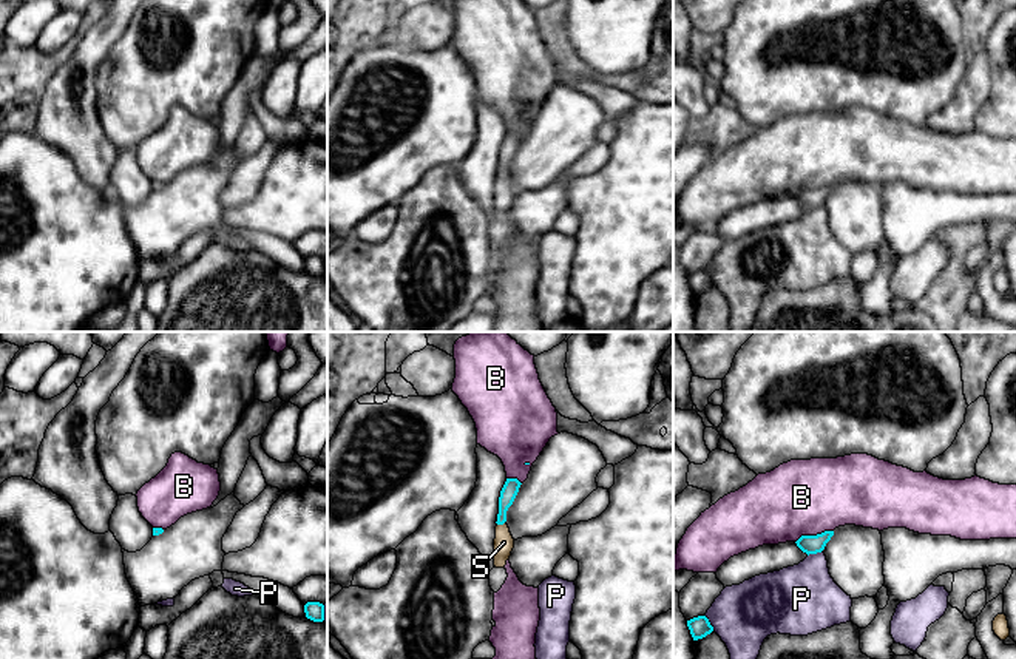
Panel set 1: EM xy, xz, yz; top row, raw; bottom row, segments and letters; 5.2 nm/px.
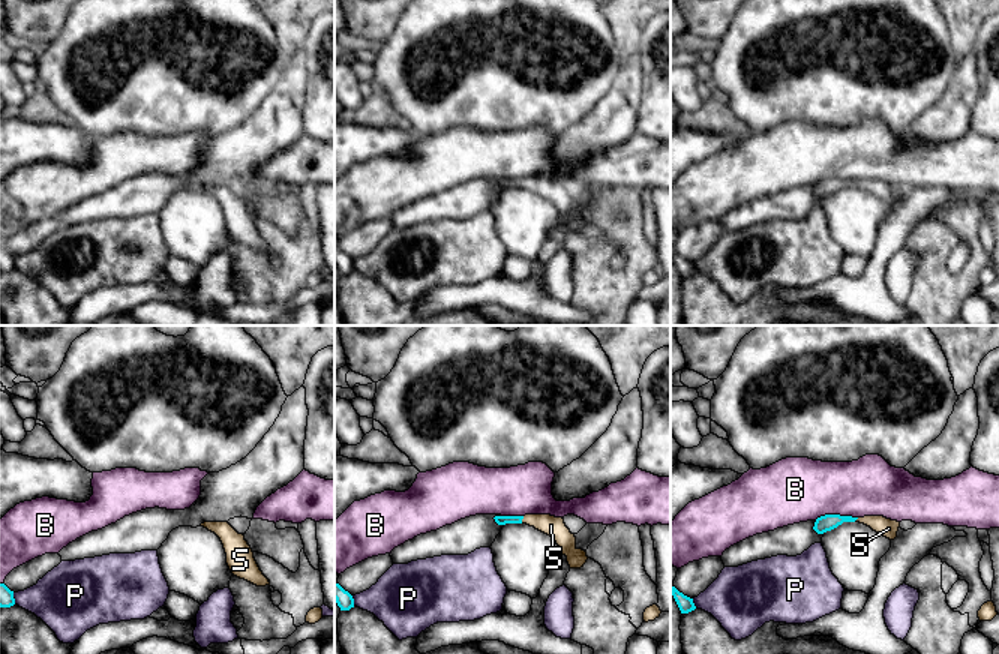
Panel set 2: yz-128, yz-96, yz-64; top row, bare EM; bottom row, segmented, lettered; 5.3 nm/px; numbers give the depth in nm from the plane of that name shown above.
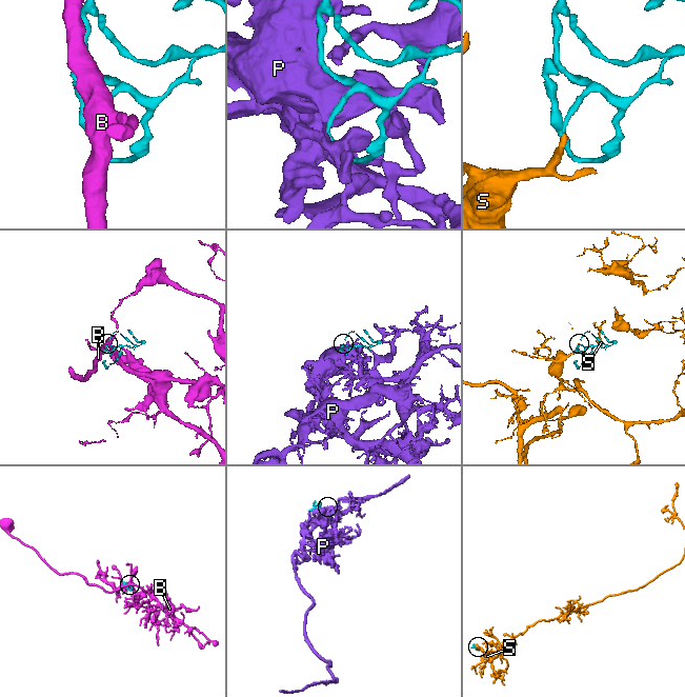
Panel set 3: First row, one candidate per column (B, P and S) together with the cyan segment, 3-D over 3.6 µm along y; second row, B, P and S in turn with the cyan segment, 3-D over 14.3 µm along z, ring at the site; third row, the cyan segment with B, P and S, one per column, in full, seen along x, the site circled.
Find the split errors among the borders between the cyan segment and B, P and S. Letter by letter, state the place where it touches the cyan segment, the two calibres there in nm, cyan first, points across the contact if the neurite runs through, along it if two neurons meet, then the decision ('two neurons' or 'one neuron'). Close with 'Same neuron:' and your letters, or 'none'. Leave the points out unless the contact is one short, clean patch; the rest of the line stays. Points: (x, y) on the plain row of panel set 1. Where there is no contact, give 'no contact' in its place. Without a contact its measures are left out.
B: meets cyan in yz at (814, 190); 100 nm thick on the cyan side, 400 nm on the other; two neurons
P: meets cyan in yz at (709, 277); 110 nm thick on the cyan side, 320 nm on the other; two neurons
S: meets cyan in xz at (501, 178); 90 nm thick on the cyan side, 110 nm on the other; runs through xz (510, 144), (502, 162), (501, 178), (504, 196); one neuron
Same neuron: S

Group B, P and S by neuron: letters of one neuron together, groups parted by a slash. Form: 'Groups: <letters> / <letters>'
Groups: B / P / S

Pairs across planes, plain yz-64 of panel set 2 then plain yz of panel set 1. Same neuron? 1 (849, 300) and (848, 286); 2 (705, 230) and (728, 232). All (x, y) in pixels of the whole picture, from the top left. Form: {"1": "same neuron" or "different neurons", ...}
{"1": "different neurons", "2": "different neurons"}

